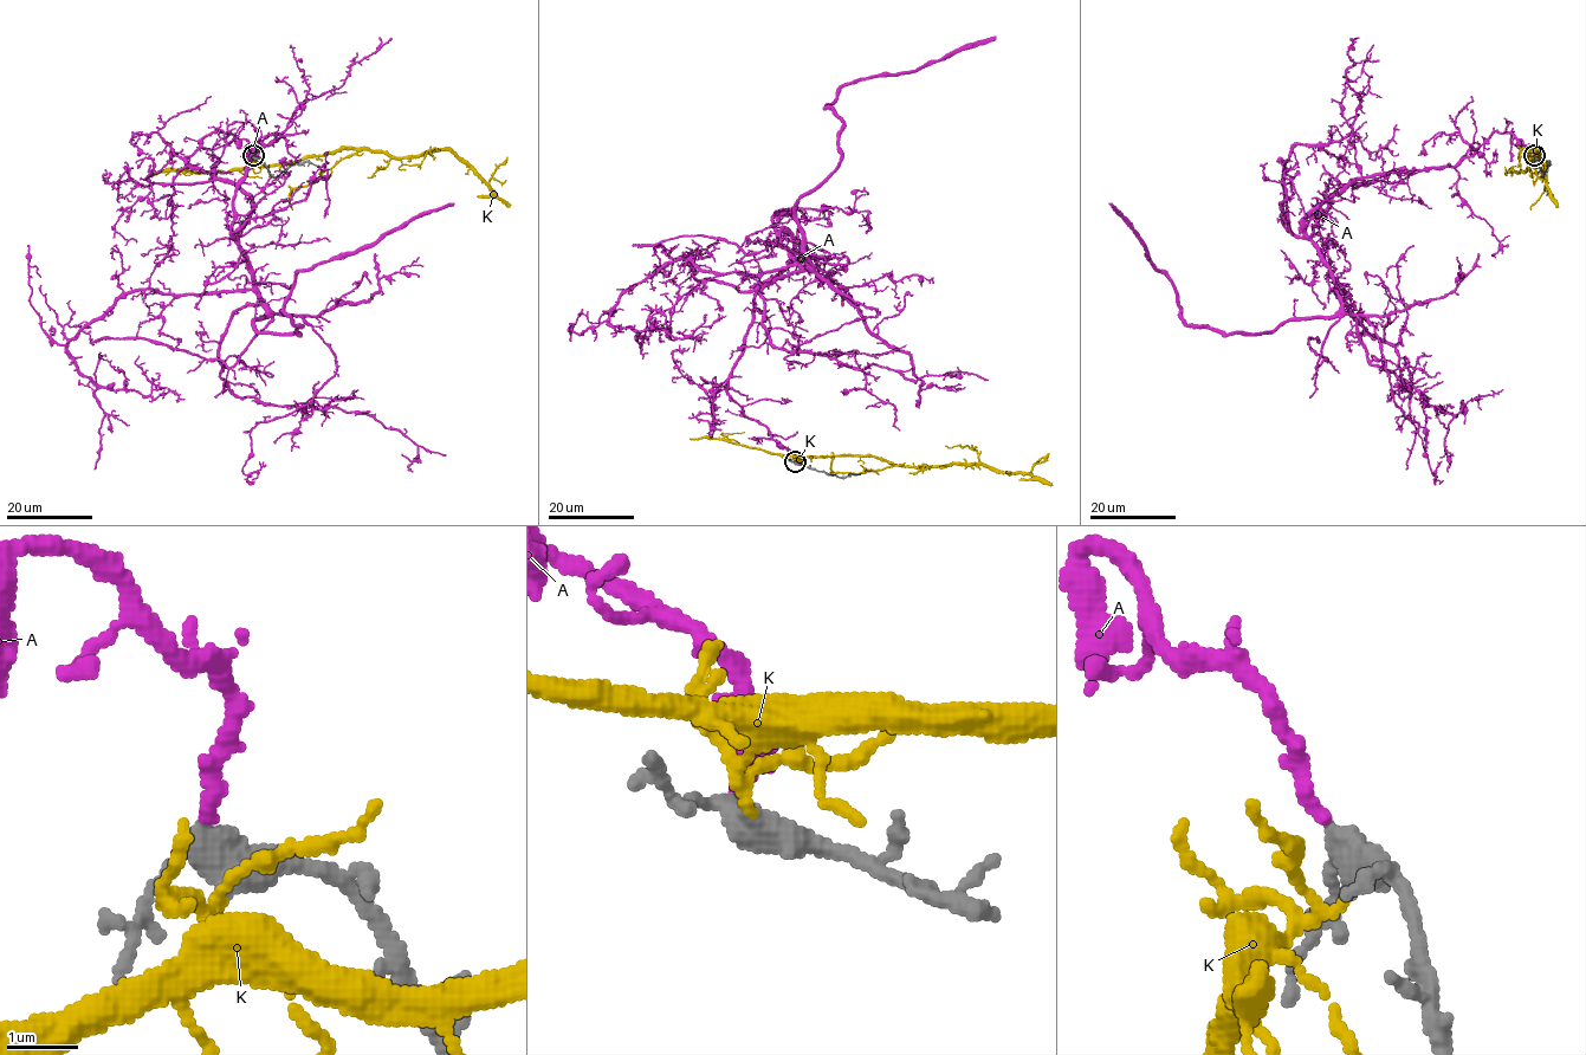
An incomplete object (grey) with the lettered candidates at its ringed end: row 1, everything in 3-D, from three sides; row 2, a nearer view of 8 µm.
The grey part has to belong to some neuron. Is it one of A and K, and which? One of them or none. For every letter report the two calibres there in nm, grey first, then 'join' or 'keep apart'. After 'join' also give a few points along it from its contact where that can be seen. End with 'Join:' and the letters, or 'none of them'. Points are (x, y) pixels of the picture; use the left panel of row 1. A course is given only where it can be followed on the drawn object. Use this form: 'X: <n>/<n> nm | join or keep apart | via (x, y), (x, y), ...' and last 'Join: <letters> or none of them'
A: 360/220 nm | join | via (253, 155), (211, 133), (186, 159), (251, 199), (257, 331), (299, 334), (284, 311), (300, 271), (454, 202)
K: 440/110 nm | keep apart
Join: A

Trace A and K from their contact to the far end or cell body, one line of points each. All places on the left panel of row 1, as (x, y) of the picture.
A: (253, 155), (211, 133), (186, 159), (251, 199), (257, 331), (299, 334), (284, 311), (300, 271), (454, 202)
K: (254, 160), (261, 166), (287, 166), (342, 149), (387, 151), (394, 156), (448, 150), (487, 181), (506, 156)

